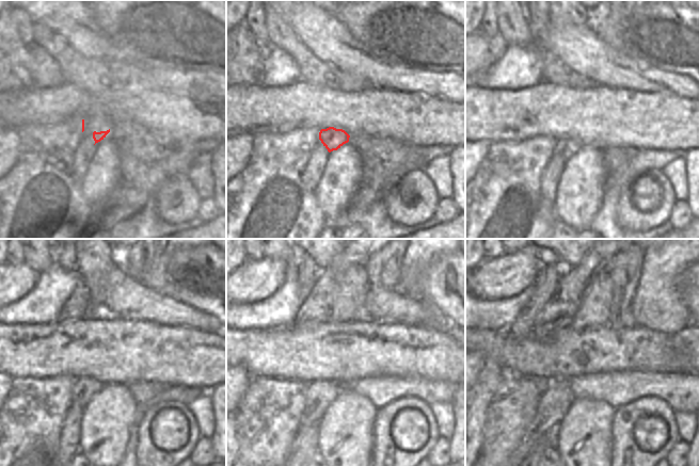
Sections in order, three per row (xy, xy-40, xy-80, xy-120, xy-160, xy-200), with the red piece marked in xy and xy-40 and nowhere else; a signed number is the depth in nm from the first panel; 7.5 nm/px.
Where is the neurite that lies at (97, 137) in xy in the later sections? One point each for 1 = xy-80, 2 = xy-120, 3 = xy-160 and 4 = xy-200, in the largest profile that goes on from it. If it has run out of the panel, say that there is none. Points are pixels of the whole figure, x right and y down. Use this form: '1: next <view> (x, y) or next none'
1: next xy-80 (566, 147)
2: next xy-120 (84, 388)
3: next xy-160 (319, 395)
4: next xy-200 (554, 403)

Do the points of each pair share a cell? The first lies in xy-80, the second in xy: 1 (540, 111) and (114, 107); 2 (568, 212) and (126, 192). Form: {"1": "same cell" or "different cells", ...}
{"1": "same cell", "2": "different cells"}

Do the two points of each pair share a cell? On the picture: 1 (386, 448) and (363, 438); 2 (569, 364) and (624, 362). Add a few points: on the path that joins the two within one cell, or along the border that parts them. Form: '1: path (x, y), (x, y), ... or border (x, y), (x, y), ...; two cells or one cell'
1: border (374, 417), (371, 454); two cells
2: path (583, 362), (610, 362); one cell

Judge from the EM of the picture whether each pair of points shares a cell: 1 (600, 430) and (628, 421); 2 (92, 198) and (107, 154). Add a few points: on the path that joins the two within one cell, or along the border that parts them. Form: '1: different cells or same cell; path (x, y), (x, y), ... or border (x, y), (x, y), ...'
1: different cells; border (616, 408), (612, 422), (612, 452)
2: same cell; path (95, 188), (96, 179), (104, 164)

